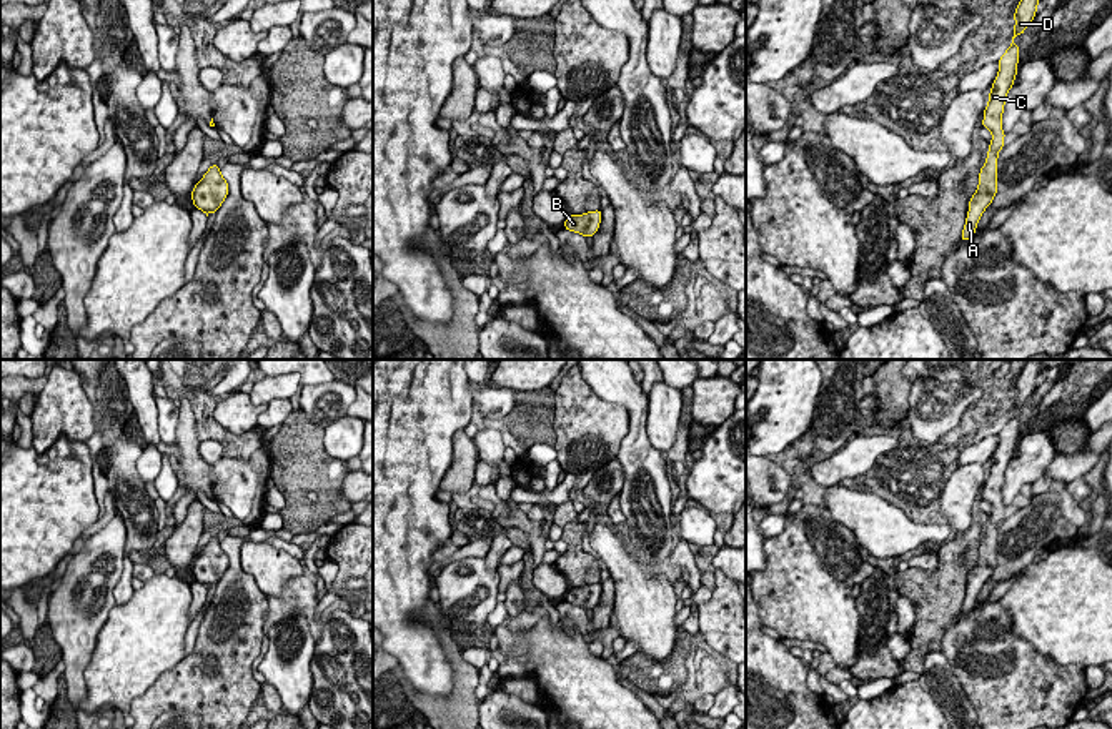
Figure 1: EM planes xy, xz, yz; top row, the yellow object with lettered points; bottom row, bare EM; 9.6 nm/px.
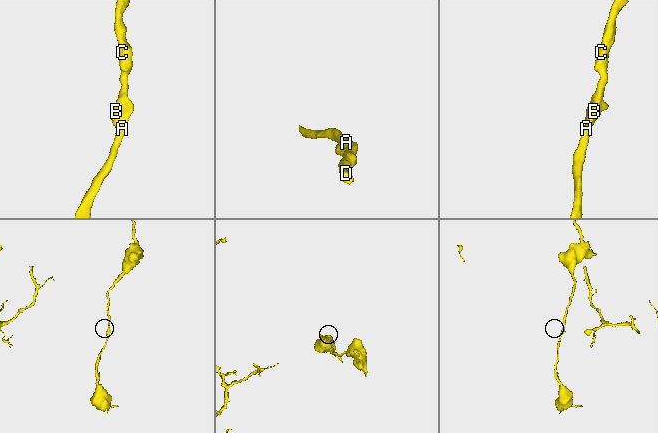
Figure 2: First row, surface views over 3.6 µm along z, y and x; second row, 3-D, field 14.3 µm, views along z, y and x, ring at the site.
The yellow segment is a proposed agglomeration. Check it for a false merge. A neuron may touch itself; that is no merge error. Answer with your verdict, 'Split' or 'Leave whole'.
Leave whole

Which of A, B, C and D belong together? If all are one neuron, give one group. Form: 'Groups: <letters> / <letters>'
Groups: A B C D

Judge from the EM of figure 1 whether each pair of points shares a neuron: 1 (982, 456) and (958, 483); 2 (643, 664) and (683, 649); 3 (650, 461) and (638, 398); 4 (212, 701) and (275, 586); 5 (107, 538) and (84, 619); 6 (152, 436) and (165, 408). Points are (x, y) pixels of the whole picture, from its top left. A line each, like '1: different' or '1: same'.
1: different
2: same
3: same
4: different
5: same
6: different

